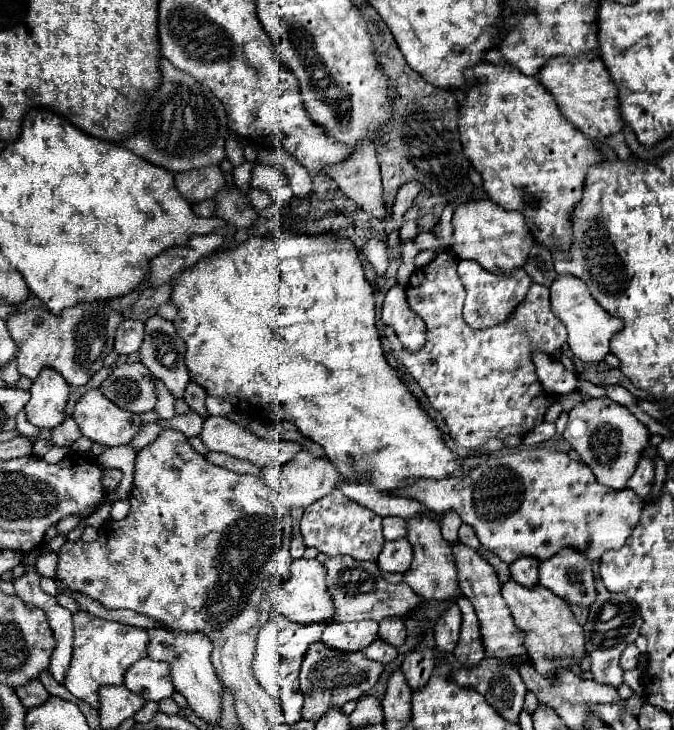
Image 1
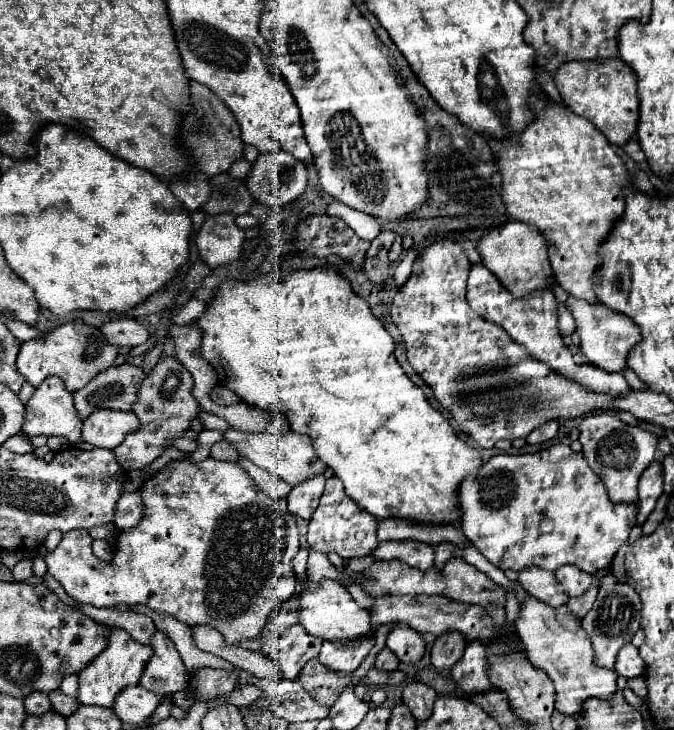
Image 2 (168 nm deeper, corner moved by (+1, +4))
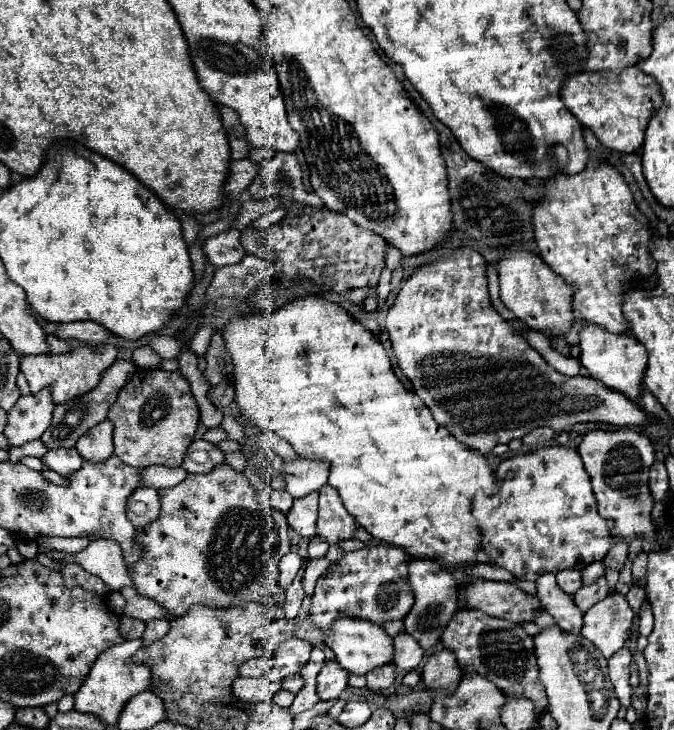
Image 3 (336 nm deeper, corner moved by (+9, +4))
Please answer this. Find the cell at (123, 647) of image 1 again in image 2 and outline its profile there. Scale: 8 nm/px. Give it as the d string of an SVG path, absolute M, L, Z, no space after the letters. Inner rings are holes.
M104 626L104 628L108 630L106 648L102 650L102 654L98 654L94 660L90 660L84 670L78 672L78 700L82 704L112 708L112 702L122 688L138 684L140 674L142 674L148 658L152 656L152 646L144 646L144 644L132 640L130 634L124 632L122 628L116 628L116 626Z

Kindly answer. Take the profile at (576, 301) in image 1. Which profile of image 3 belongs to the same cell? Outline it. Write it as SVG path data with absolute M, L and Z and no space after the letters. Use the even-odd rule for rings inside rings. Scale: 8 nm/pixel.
M586 324L580 332L580 362L590 372L592 378L600 380L604 386L624 394L632 402L640 402L642 378L648 364L648 354L644 346L630 334L612 334L596 324Z

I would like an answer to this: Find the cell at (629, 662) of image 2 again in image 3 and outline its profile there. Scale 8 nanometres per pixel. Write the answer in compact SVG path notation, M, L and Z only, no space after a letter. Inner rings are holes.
M620 648L612 658L608 658L608 674L614 684L616 696L624 708L630 706L632 698L632 686L630 686L630 662L632 654L626 648Z

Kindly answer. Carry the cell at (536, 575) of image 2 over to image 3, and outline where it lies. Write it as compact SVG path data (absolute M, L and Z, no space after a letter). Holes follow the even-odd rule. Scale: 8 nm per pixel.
M554 574L540 576L536 580L536 584L538 584L536 594L540 594L540 602L544 602L544 610L556 618L556 622L562 630L580 636L580 630L584 626L584 622L582 622L584 614L572 602L572 598L558 588Z

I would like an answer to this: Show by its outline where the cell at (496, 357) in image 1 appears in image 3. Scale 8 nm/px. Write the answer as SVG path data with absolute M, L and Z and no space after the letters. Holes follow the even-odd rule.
M472 248L456 250L454 256L438 260L406 280L394 306L388 308L386 328L400 370L412 382L416 396L430 408L434 420L452 432L458 442L480 450L482 454L492 452L496 444L508 444L514 438L522 438L540 426L564 432L580 422L638 426L646 424L650 418L624 394L606 388L594 378L562 376L548 366L546 360L516 334L516 330L506 328L506 320L494 310L488 294L486 260Z

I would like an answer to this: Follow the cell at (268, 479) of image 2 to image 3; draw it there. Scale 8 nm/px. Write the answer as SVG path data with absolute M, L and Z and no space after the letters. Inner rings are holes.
M270 490L272 494L272 506L284 514L288 514L288 510L292 508L292 502L294 498L286 492L286 490Z

